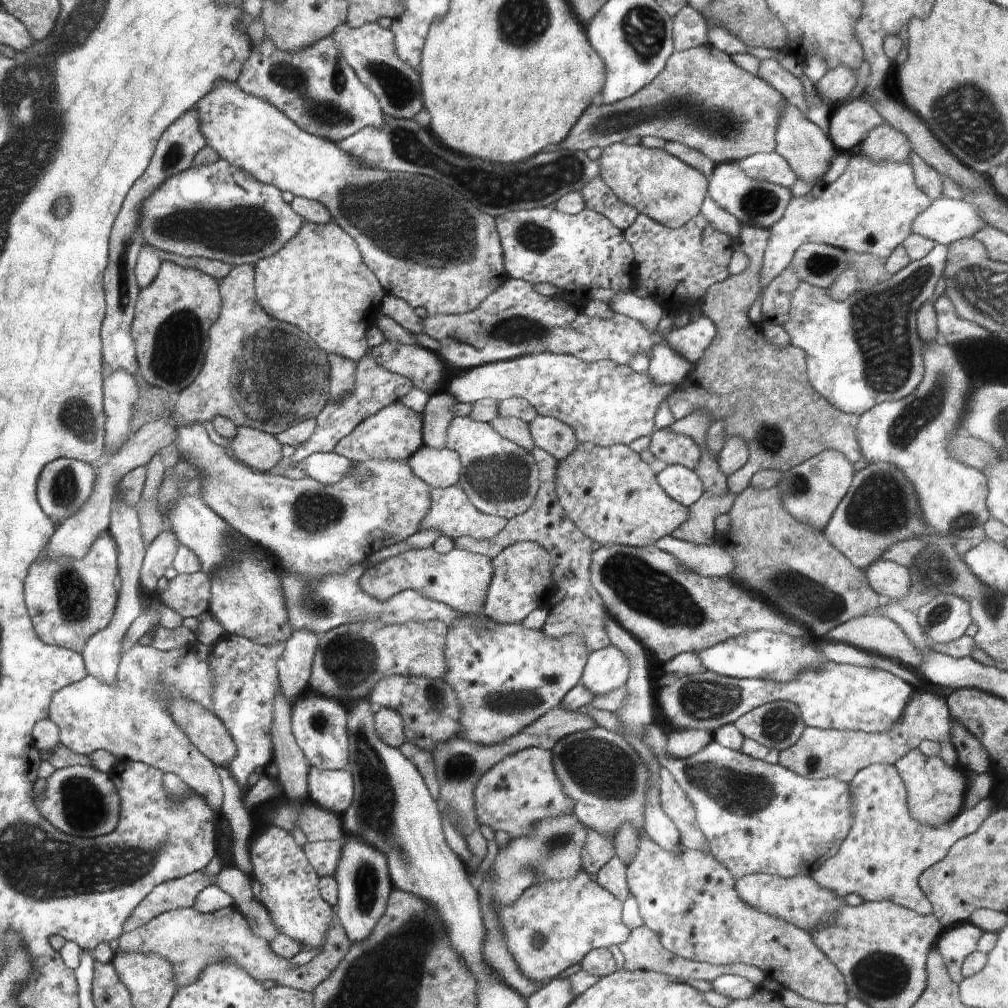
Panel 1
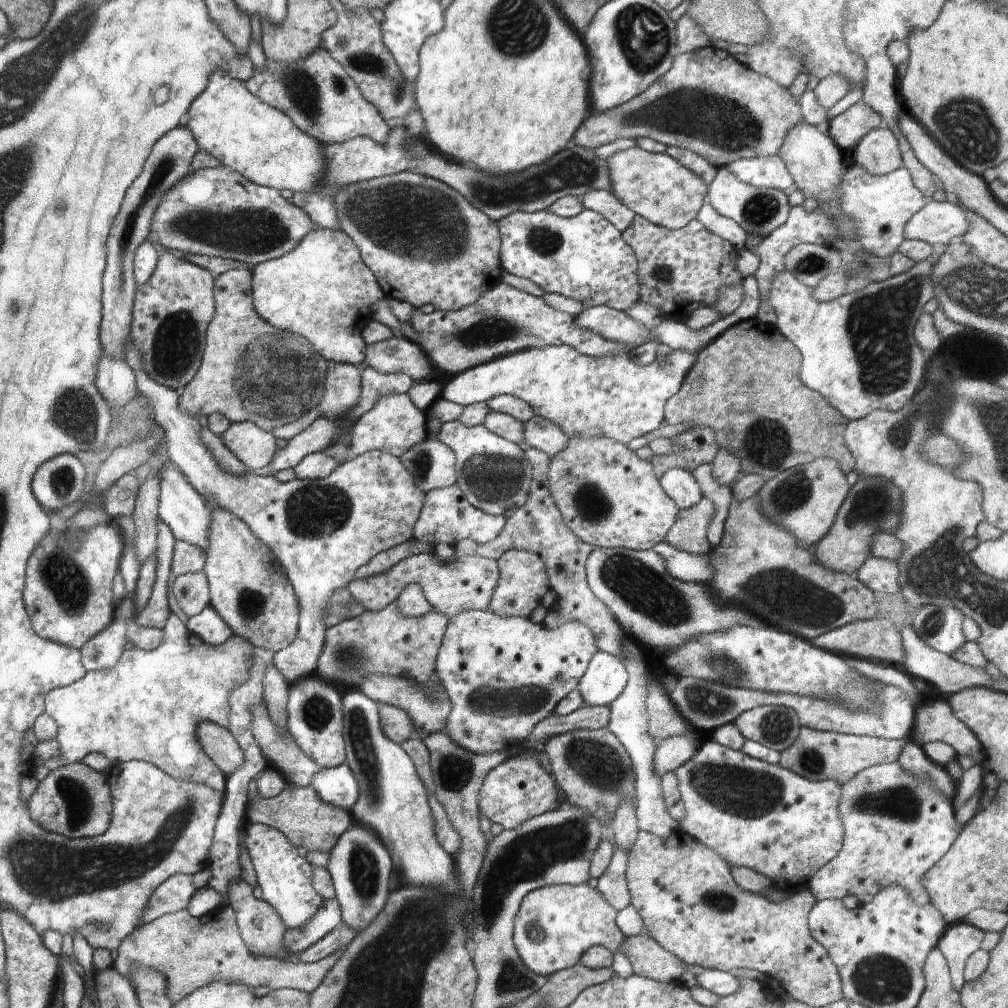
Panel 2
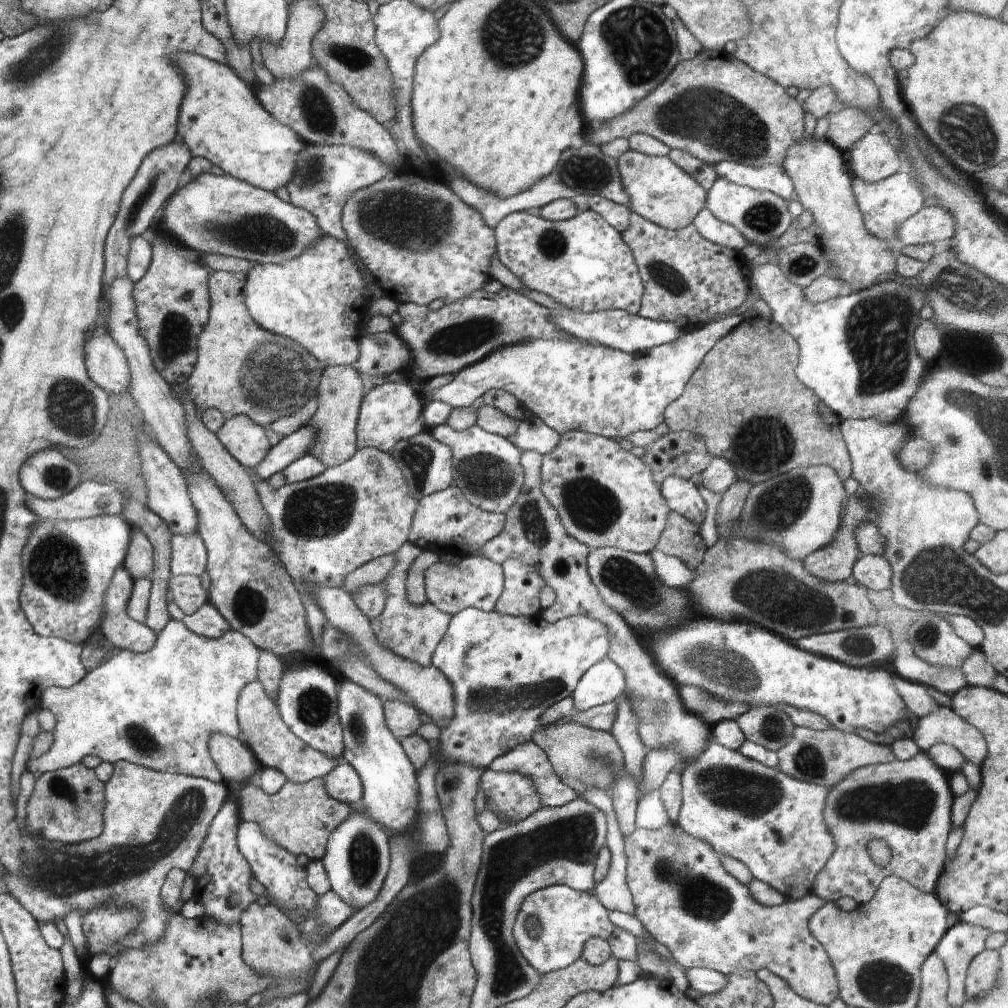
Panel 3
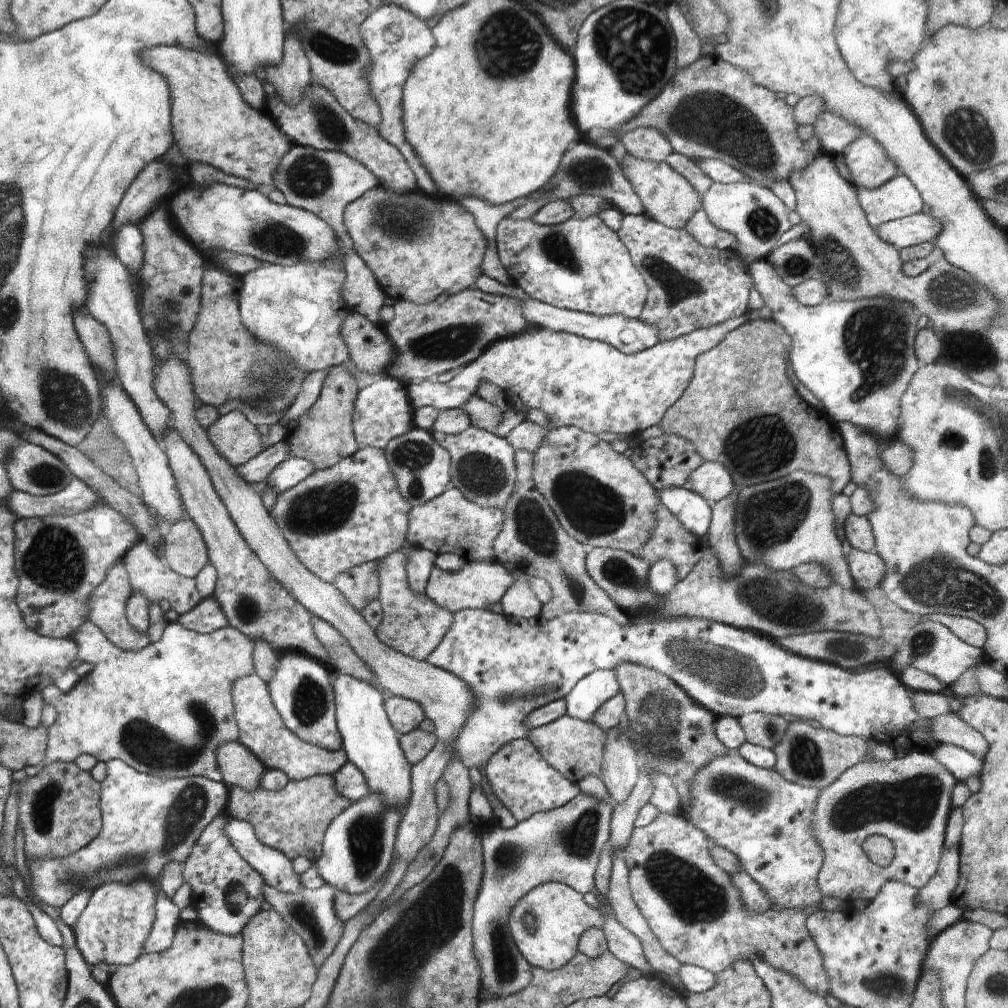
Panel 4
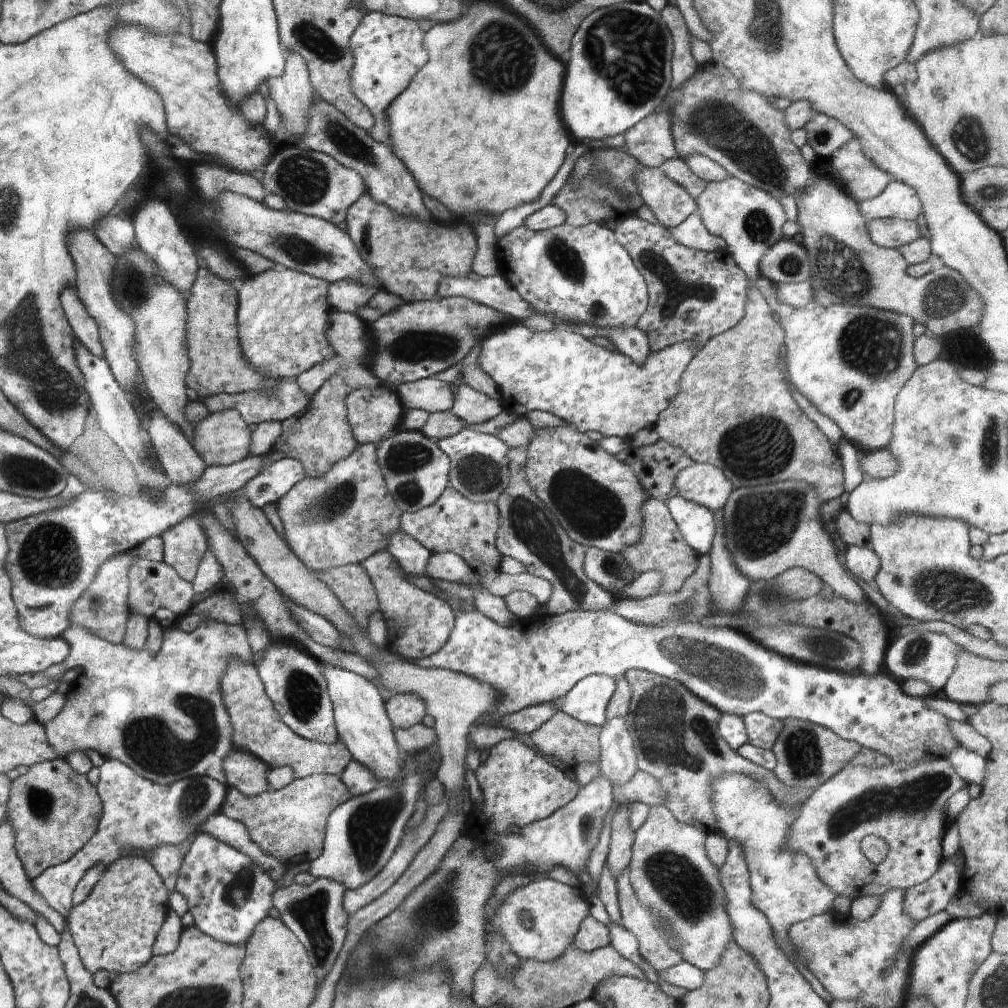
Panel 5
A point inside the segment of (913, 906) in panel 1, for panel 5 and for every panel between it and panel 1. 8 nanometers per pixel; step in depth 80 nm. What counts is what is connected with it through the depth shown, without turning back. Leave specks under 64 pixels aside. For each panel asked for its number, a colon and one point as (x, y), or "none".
2: (896, 828)
3: (907, 804)
4: (907, 800)
5: (904, 805)

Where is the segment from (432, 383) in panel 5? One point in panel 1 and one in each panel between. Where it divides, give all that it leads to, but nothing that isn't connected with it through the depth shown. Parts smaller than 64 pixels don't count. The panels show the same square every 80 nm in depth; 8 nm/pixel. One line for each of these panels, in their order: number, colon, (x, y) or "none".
1: (605, 403)
2: (611, 397)
3: (572, 385)
4: (577, 382)

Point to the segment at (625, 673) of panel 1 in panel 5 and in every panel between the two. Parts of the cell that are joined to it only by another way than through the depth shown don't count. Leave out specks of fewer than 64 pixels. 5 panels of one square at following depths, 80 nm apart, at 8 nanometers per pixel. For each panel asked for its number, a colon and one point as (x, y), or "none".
2: (606, 676)
3: (604, 681)
4: (584, 700)
5: (587, 701)

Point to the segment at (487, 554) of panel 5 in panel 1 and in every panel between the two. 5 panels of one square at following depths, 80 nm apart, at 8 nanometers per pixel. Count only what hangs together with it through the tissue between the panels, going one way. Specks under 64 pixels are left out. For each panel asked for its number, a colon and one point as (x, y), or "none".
1: (451, 511)
2: (447, 516)
3: (446, 523)
4: (450, 523)

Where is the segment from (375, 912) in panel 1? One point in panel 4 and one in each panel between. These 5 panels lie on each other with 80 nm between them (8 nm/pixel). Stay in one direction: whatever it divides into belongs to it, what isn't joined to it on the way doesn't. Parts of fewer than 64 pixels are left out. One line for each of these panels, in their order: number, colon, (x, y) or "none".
2: (360, 867)
3: (357, 860)
4: (357, 846)

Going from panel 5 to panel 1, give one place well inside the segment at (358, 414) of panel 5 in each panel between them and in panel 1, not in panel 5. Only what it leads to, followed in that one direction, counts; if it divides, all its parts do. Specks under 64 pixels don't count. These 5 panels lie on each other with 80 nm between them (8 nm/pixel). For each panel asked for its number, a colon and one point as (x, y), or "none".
1: (394, 433)
2: (394, 424)
3: (391, 412)
4: (382, 411)

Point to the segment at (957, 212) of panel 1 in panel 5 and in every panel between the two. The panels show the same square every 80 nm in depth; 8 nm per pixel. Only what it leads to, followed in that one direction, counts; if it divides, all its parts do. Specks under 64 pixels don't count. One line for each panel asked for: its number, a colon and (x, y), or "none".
2: (937, 222)
3: (931, 224)
4: (919, 228)
5: (892, 233)

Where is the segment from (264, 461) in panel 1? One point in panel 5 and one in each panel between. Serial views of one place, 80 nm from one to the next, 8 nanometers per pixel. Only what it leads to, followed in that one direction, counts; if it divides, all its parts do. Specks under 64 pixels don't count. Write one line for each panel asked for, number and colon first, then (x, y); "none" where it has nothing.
2: (255, 447)
3: (246, 440)
4: (233, 434)
5: (222, 438)

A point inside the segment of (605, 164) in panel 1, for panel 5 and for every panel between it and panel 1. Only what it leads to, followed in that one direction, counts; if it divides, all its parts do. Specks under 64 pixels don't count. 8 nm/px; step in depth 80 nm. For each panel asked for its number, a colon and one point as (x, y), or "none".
2: (653, 185)
3: (660, 191)
4: (666, 196)
5: (670, 203)

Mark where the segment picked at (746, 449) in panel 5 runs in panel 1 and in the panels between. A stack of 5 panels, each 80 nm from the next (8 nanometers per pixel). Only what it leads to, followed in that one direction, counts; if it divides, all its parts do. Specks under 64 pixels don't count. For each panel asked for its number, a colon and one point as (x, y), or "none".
1: (763, 393)
2: (745, 385)
3: (744, 398)
4: (741, 409)

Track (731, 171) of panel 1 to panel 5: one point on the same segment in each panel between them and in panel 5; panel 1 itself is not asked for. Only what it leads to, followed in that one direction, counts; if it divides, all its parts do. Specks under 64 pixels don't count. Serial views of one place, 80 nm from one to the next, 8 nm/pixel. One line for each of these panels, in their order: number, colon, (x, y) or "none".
2: (758, 211)
3: (761, 216)
4: (757, 218)
5: (750, 221)

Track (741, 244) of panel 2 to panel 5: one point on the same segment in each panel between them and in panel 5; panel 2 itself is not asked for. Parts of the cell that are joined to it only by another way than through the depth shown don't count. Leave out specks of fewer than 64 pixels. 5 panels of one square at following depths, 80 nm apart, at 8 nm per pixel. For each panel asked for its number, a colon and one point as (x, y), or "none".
3: (713, 229)
4: (699, 226)
5: (691, 233)

